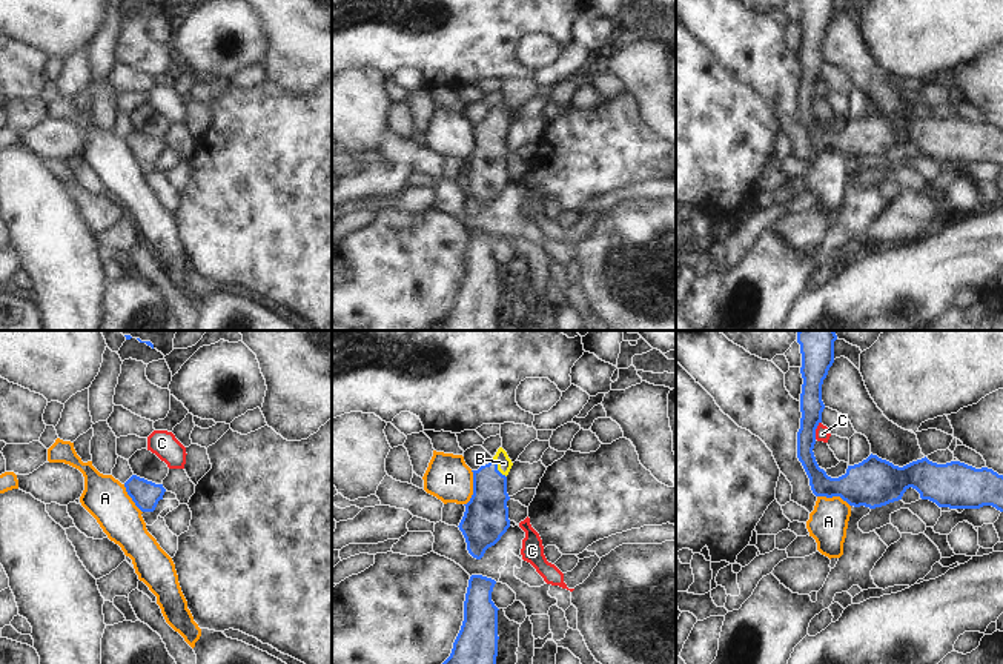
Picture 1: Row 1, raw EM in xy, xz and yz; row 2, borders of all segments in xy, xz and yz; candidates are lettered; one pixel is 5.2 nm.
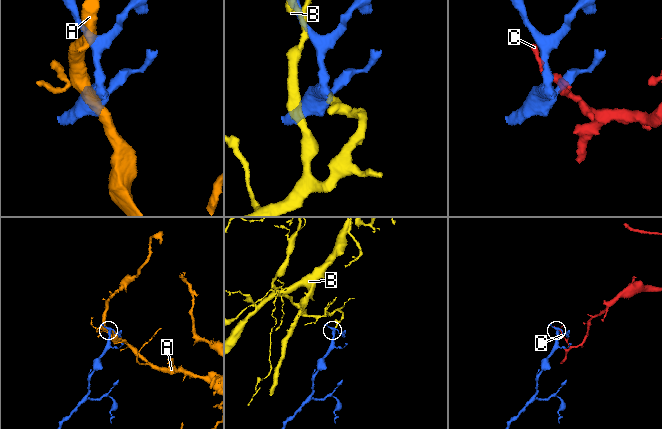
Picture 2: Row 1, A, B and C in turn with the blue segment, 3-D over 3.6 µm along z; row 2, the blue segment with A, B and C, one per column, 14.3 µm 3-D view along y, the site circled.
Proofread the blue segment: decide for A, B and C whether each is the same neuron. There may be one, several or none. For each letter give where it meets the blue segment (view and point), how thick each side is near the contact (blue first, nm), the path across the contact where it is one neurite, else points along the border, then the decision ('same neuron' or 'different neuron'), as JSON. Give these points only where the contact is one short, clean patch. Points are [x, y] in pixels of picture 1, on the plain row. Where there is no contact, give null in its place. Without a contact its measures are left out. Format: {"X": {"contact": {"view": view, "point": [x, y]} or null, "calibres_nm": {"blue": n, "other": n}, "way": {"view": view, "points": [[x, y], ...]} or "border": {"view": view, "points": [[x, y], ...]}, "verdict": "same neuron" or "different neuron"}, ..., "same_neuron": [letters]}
{"A": {"contact": {"view": "xz", "point": [473, 143]}, "calibres_nm": {"blue": 240, "other": 240}, "border": {"view": "xz", "points": [[472, 126], [472, 152], [464, 160]]}, "verdict": "different neuron"}, "B": {"contact": {"view": "xz", "point": [496, 123]}, "calibres_nm": {"blue": 220, "other": 80}, "way": {"view": "xz", "points": [[486, 169], [490, 136], [496, 123], [504, 119]]}, "verdict": "same neuron"}, "C": {"contact": {"view": "yz", "point": [814, 86]}, "calibres_nm": {"blue": 130, "other": 80}, "border": {"view": "yz", "points": [[820, 77], [814, 94]]}, "verdict": "different neuron"}, "same_neuron": ["B"]}

